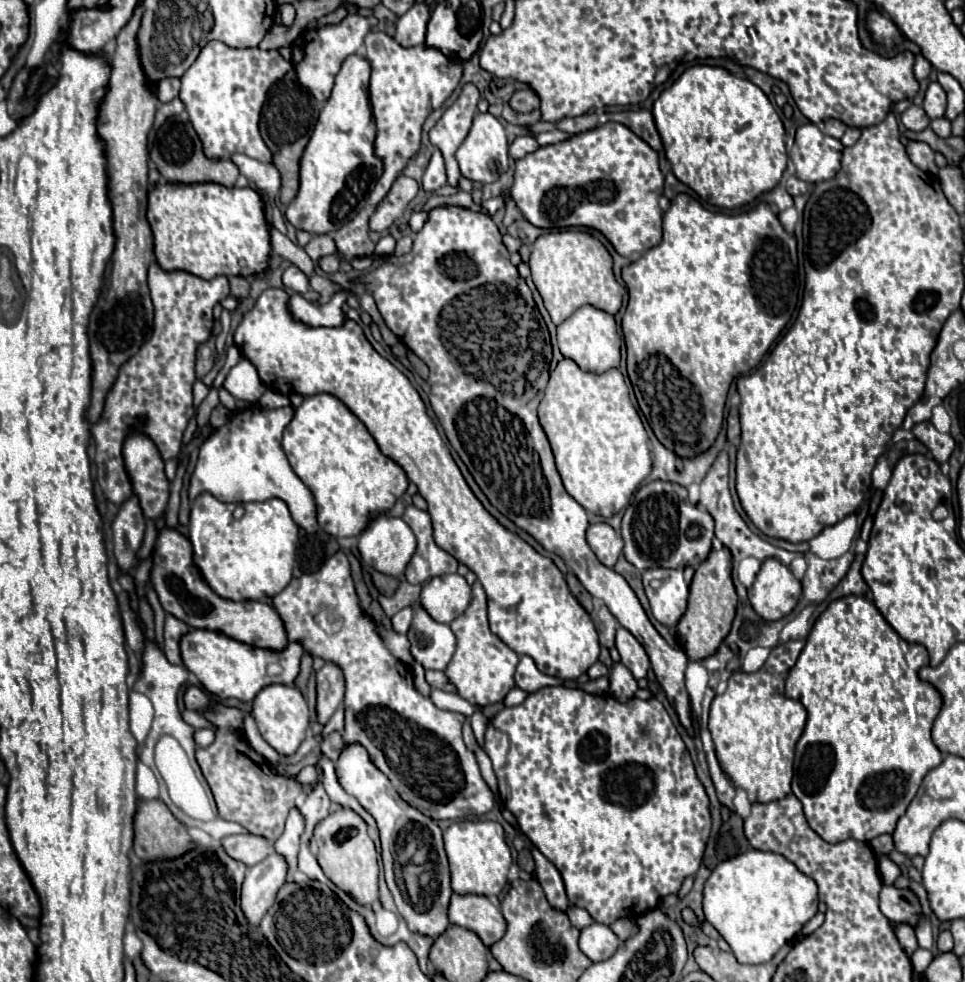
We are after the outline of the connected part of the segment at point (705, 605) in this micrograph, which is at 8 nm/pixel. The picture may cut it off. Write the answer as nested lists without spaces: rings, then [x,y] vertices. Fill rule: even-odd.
[[[727,547],[713,549],[695,571],[695,577],[689,587],[689,605],[677,625],[677,637],[691,661],[699,661],[715,653],[715,649],[721,645],[721,641],[731,629],[735,607],[737,593],[731,579],[731,551]]]

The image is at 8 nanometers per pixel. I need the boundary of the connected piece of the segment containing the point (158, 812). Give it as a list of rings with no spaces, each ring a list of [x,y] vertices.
[[[159,799],[151,801],[139,801],[137,815],[135,815],[135,839],[133,839],[133,851],[141,861],[151,859],[177,859],[185,853],[189,853],[195,847],[193,839],[189,837],[183,823],[179,823],[167,805]]]

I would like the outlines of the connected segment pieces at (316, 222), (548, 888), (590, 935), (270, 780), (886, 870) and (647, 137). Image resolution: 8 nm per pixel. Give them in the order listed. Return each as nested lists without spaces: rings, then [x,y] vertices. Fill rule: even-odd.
[[[351,55],[345,59],[329,101],[325,103],[315,131],[301,157],[301,183],[297,197],[287,207],[287,221],[313,235],[333,233],[339,229],[337,221],[349,223],[357,209],[367,203],[367,193],[375,187],[383,163],[373,155],[375,123],[369,105],[369,65],[367,59]]]
[[[531,844],[531,854],[535,861],[535,877],[541,883],[543,891],[547,895],[547,901],[557,911],[567,911],[569,909],[569,899],[567,899],[567,893],[565,893],[565,885],[563,885],[561,873],[557,871],[557,867],[547,857],[543,857],[537,851],[537,847],[533,844]]]
[[[593,923],[593,925],[585,927],[579,937],[579,949],[591,961],[609,959],[615,953],[615,949],[619,947],[619,943],[621,941],[617,939],[617,935],[607,925],[601,925],[601,923]]]
[[[209,701],[209,705],[203,711],[203,717],[217,727],[215,741],[207,749],[197,749],[195,757],[203,771],[205,781],[213,791],[219,815],[227,821],[235,821],[243,825],[253,835],[275,841],[285,829],[287,813],[295,807],[297,795],[303,793],[305,787],[313,789],[321,781],[321,769],[317,767],[319,777],[311,785],[301,785],[295,777],[267,771],[265,761],[259,759],[259,755],[251,749],[251,745],[243,737],[245,715],[247,713],[241,709],[227,707],[219,701]],[[259,761],[263,761],[263,765]]]
[[[879,855],[879,873],[881,873],[881,879],[885,885],[891,885],[899,875],[901,875],[901,869],[897,863],[893,863],[887,855]]]
[[[641,109],[641,111],[611,113],[611,119],[617,121],[617,123],[627,125],[637,137],[641,137],[647,145],[651,145],[651,149],[655,149],[655,151],[661,151],[663,149],[663,143],[661,143],[661,137],[657,133],[657,127],[655,127],[655,121],[653,121],[651,111]]]

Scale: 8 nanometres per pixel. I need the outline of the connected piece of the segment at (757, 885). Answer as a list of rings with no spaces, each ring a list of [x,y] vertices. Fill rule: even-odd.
[[[749,849],[719,863],[703,889],[705,919],[731,945],[739,963],[767,963],[817,915],[817,883],[779,853]]]

